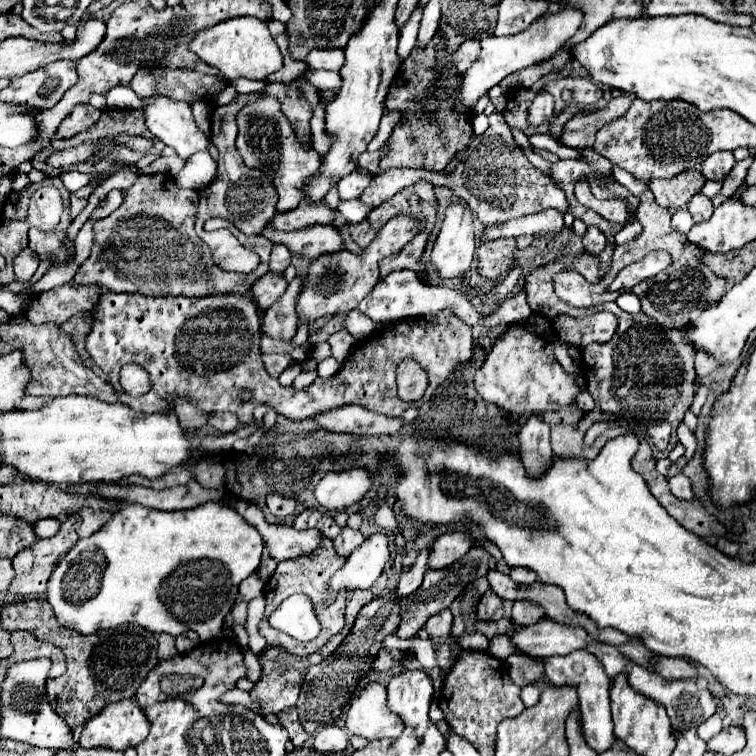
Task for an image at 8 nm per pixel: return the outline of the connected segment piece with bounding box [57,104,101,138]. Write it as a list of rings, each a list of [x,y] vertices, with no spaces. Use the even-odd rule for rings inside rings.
[[[79,104],[59,126],[57,136],[59,138],[71,138],[83,130],[87,130],[89,126],[93,126],[101,116],[101,110],[93,108],[91,104]]]

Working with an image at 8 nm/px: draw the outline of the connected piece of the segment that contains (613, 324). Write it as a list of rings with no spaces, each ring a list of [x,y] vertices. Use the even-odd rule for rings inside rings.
[[[597,312],[585,318],[557,316],[553,320],[553,330],[565,344],[583,348],[591,342],[609,342],[617,330],[617,324],[617,316],[611,312]]]

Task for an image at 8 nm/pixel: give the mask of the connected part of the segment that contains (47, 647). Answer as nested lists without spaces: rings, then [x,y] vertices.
[[[13,630],[11,632],[11,644],[13,644],[13,656],[9,662],[17,662],[17,660],[29,660],[29,658],[51,658],[53,666],[51,666],[51,678],[57,678],[65,672],[67,662],[63,658],[63,652],[47,642],[41,642],[37,638],[33,638],[29,632],[21,632],[21,630]]]

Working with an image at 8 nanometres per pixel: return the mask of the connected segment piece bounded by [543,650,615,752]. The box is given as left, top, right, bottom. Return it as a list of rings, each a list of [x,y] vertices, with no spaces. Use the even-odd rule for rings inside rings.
[[[573,650],[567,656],[553,656],[553,658],[545,658],[543,662],[545,662],[545,676],[555,686],[577,690],[581,710],[585,712],[585,740],[589,740],[591,748],[597,752],[611,748],[611,744],[615,740],[613,720],[611,720],[611,704],[609,704],[611,678],[605,674],[603,664],[597,660],[597,656],[589,654],[587,650]]]

